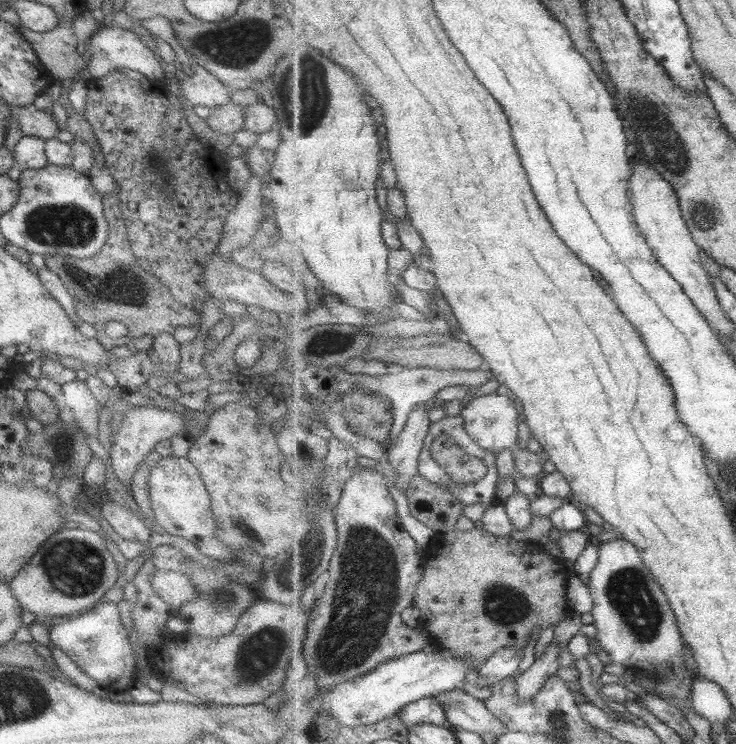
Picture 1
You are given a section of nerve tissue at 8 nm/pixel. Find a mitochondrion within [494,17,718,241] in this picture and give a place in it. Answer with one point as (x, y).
(671, 152)

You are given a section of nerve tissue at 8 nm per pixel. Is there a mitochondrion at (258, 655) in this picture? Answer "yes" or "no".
yes

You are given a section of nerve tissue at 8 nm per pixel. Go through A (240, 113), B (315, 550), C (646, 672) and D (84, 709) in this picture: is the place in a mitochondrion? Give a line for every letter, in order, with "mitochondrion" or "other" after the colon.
A: other
B: mitochondrion
C: mitochondrion
D: other

